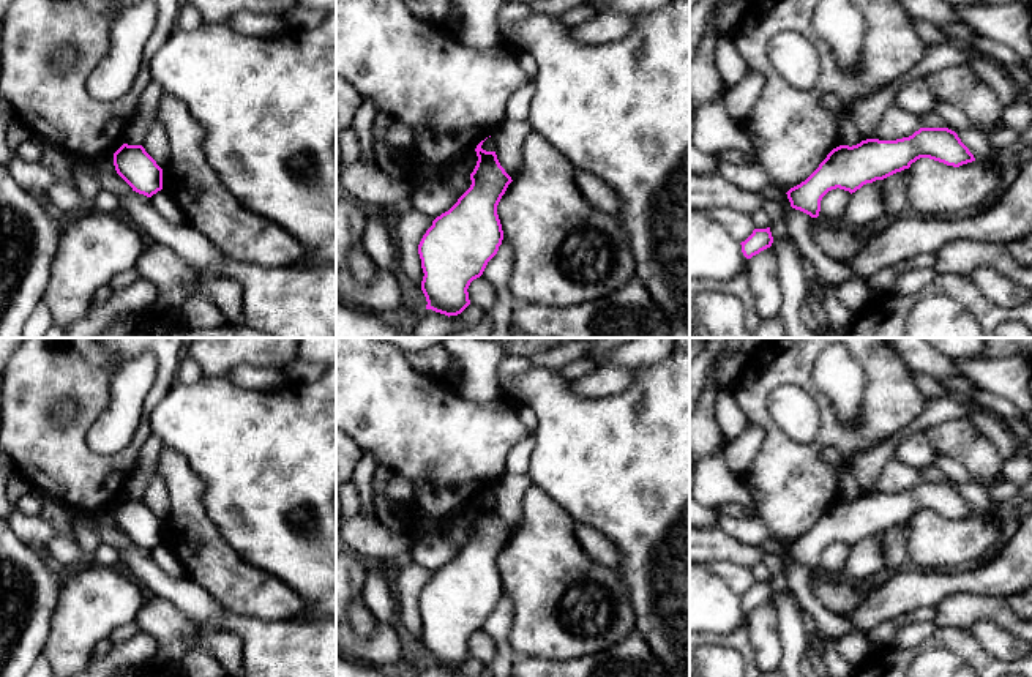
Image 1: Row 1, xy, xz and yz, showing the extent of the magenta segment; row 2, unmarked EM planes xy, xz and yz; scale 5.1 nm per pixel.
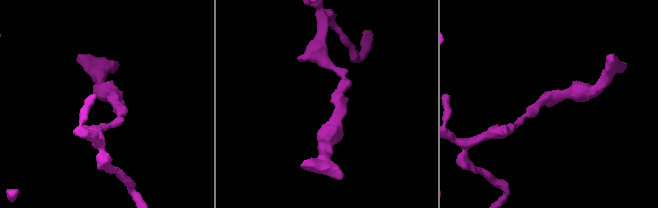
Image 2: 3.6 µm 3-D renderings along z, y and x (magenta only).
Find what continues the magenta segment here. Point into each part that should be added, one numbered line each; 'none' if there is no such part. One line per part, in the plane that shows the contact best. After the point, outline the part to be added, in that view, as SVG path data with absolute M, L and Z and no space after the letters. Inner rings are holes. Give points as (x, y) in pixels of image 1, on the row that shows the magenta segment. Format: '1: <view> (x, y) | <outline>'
none

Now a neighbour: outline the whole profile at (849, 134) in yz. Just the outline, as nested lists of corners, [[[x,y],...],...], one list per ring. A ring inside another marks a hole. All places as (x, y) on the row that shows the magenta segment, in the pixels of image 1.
[[[825,93],[821,98],[821,104],[838,115],[839,123],[839,140],[843,145],[857,145],[862,142],[862,136],[849,112],[841,107],[841,99],[836,93]]]

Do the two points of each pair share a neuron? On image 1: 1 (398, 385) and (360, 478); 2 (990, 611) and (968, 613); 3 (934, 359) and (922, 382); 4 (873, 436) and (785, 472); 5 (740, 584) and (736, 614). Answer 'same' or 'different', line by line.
1: different
2: same
3: different
4: same
5: different

